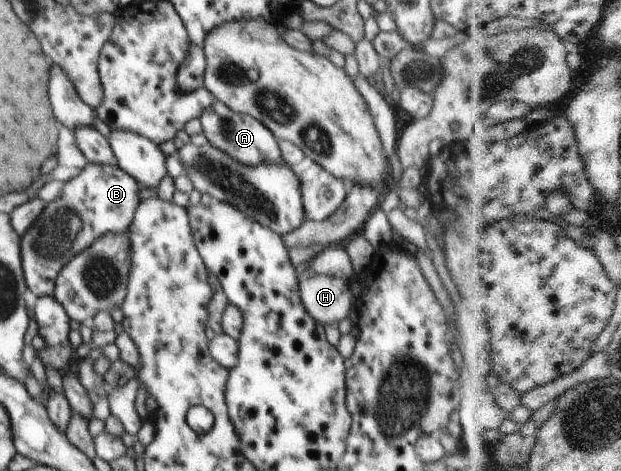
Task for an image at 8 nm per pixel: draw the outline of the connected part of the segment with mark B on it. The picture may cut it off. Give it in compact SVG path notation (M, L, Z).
M88 163L86 168L74 176L72 180L64 183L62 196L47 202L42 214L36 218L36 222L28 228L26 234L21 236L20 258L22 258L22 272L26 286L36 296L53 296L55 280L64 265L71 259L86 250L94 240L108 232L126 232L134 218L136 207L140 204L138 196L141 186L126 171L119 166L108 166L108 164Z

